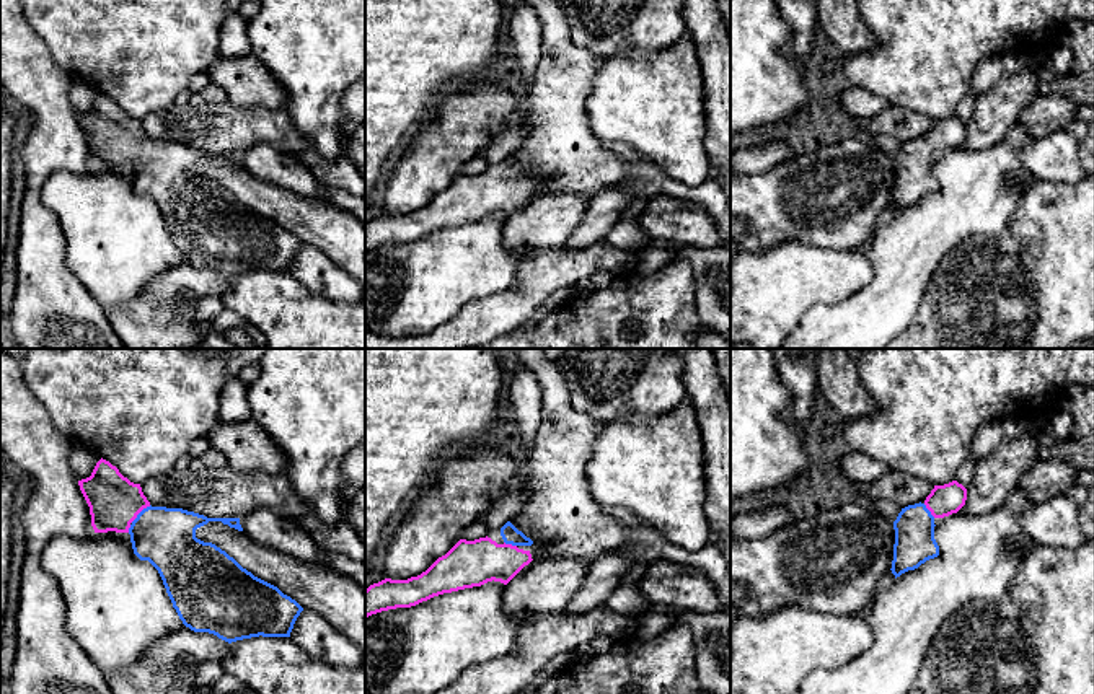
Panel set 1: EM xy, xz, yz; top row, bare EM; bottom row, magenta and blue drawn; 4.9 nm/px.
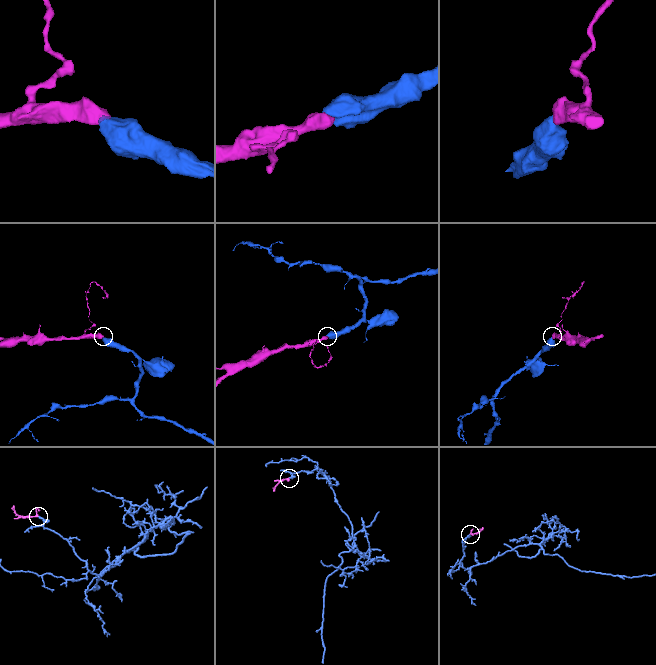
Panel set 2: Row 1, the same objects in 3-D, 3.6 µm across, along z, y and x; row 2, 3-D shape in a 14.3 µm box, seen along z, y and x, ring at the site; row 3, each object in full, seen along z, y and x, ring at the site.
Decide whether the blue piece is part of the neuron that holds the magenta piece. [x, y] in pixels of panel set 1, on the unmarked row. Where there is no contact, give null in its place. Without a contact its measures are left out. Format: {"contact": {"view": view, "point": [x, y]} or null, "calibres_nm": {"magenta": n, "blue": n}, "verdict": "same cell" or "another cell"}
{"contact": {"view": "xy", "point": [141, 145]}, "calibres_nm": {"magenta": 260, "blue": 280}, "verdict": "same cell"}

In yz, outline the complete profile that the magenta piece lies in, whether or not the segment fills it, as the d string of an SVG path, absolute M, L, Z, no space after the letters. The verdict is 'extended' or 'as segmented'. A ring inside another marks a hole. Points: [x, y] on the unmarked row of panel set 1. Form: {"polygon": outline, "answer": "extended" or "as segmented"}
{"polygon": "M952 116L934 121L923 138L902 143L893 156L895 179L890 205L895 213L939 191L939 181L934 174L934 155L957 148L965 135L967 124Z", "answer": "extended"}

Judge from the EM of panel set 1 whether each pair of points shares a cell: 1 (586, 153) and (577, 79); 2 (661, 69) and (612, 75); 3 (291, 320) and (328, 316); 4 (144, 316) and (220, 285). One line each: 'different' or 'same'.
1: same
2: same
3: same
4: same

